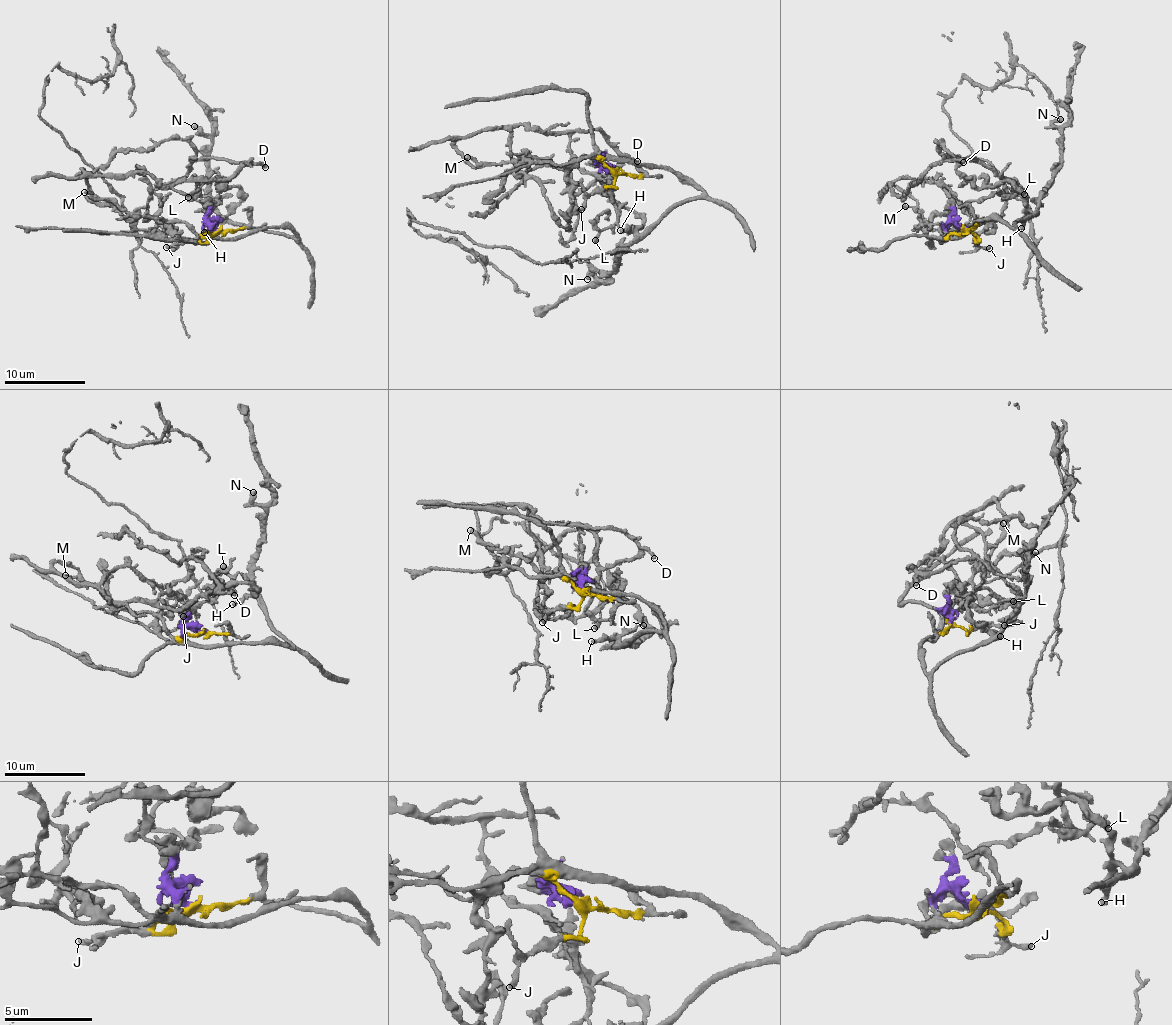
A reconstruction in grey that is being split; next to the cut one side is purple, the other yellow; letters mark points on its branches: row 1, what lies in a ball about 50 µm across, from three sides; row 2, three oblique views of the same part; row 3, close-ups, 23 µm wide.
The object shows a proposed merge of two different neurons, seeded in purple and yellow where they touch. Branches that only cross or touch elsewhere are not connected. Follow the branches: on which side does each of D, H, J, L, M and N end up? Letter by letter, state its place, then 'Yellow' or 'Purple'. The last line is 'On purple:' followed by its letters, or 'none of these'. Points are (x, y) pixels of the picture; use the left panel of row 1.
D: Place: (265, 167). Yellow
H: Place: (204, 232). Purple
J: Place: (166, 247). Yellow
L: Place: (188, 197). Yellow
M: Place: (84, 192). Yellow
N: Place: (194, 126). Purple
On purple: H, N

